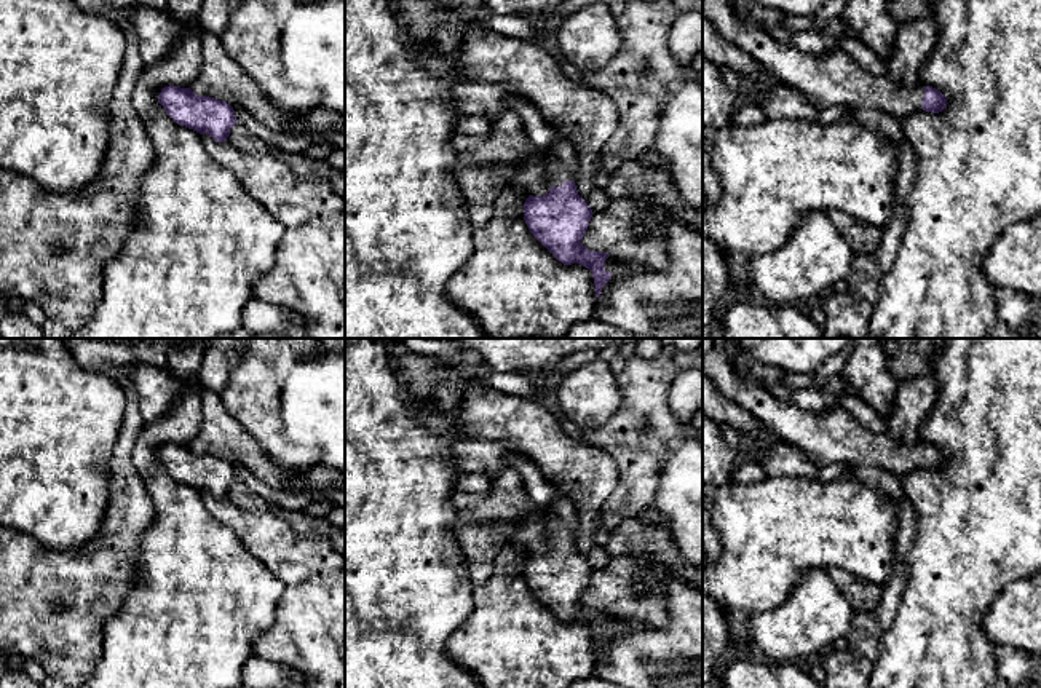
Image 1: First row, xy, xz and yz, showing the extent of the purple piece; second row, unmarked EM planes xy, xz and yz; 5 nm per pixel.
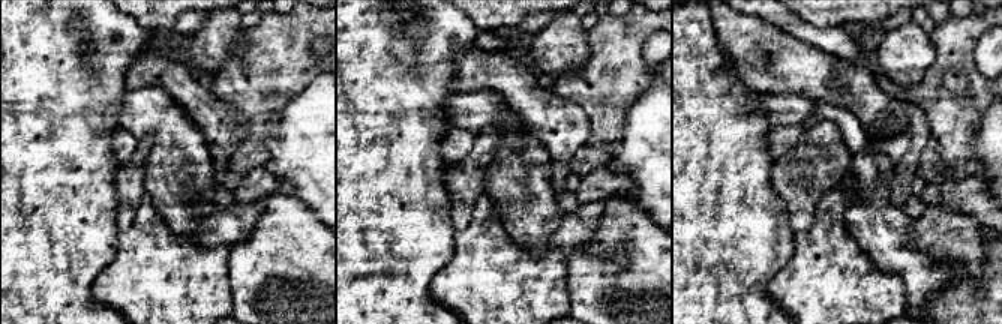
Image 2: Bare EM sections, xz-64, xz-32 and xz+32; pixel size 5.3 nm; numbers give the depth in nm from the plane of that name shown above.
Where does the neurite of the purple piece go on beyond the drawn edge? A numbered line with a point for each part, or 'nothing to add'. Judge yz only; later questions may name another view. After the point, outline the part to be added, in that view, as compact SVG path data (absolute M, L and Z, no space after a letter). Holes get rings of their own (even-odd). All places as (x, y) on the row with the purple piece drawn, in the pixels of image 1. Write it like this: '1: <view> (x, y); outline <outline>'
1: yz (829, 79); outline M703 0L703 16L816 109L864 107L900 120L921 109L921 85L907 88L889 75L875 77L841 48L821 54L803 53L792 42L776 40L766 26L755 22L749 6L749 0Z

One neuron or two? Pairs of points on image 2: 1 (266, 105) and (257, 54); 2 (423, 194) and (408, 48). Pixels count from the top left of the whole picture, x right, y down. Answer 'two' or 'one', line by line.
1: one
2: one

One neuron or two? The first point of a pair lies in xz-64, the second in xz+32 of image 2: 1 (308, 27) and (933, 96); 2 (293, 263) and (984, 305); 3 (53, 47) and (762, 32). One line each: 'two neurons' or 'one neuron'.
1: one neuron
2: one neuron
3: two neurons

